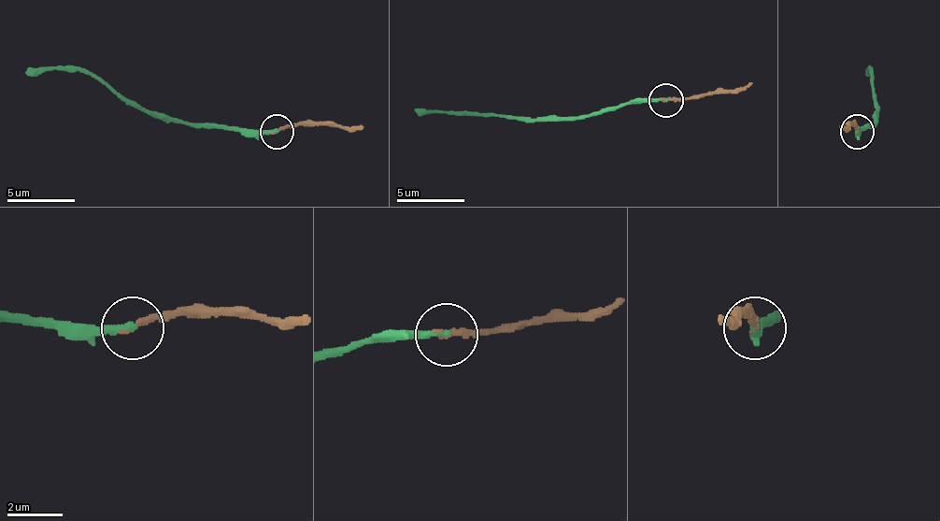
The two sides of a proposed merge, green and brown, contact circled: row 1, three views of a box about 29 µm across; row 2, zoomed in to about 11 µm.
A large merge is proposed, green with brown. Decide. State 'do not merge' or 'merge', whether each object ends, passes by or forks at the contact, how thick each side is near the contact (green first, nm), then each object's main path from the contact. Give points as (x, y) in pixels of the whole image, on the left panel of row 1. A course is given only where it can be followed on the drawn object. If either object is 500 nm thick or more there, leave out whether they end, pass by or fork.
merge; green ends; brown ends; calibres 240 and 200 nm; course green (276, 132), (238, 132), (188, 122), (163, 122), (126, 105), (82, 71), (32, 67), (24, 75); course brown (276, 132), (340, 125), (364, 129)

